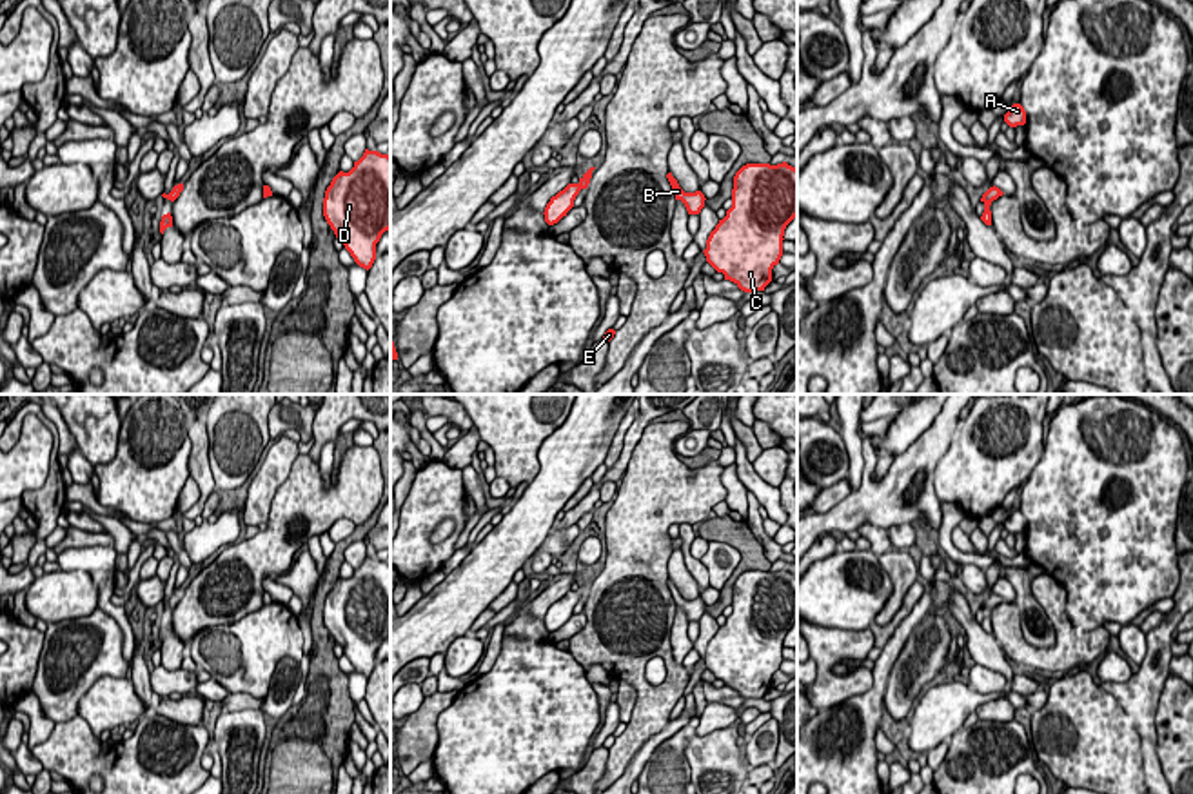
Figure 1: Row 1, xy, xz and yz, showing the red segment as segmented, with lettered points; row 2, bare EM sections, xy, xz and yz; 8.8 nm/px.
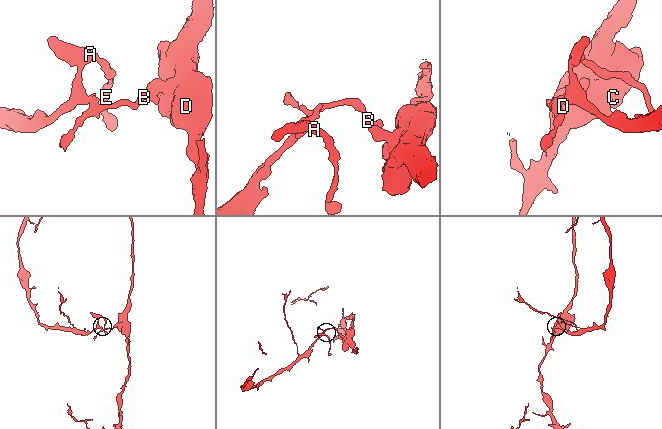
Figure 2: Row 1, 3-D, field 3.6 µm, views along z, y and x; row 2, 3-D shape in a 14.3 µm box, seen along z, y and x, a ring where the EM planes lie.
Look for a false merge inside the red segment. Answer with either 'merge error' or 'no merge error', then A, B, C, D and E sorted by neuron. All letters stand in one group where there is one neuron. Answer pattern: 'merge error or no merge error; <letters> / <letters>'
merge error; A E / B C D

